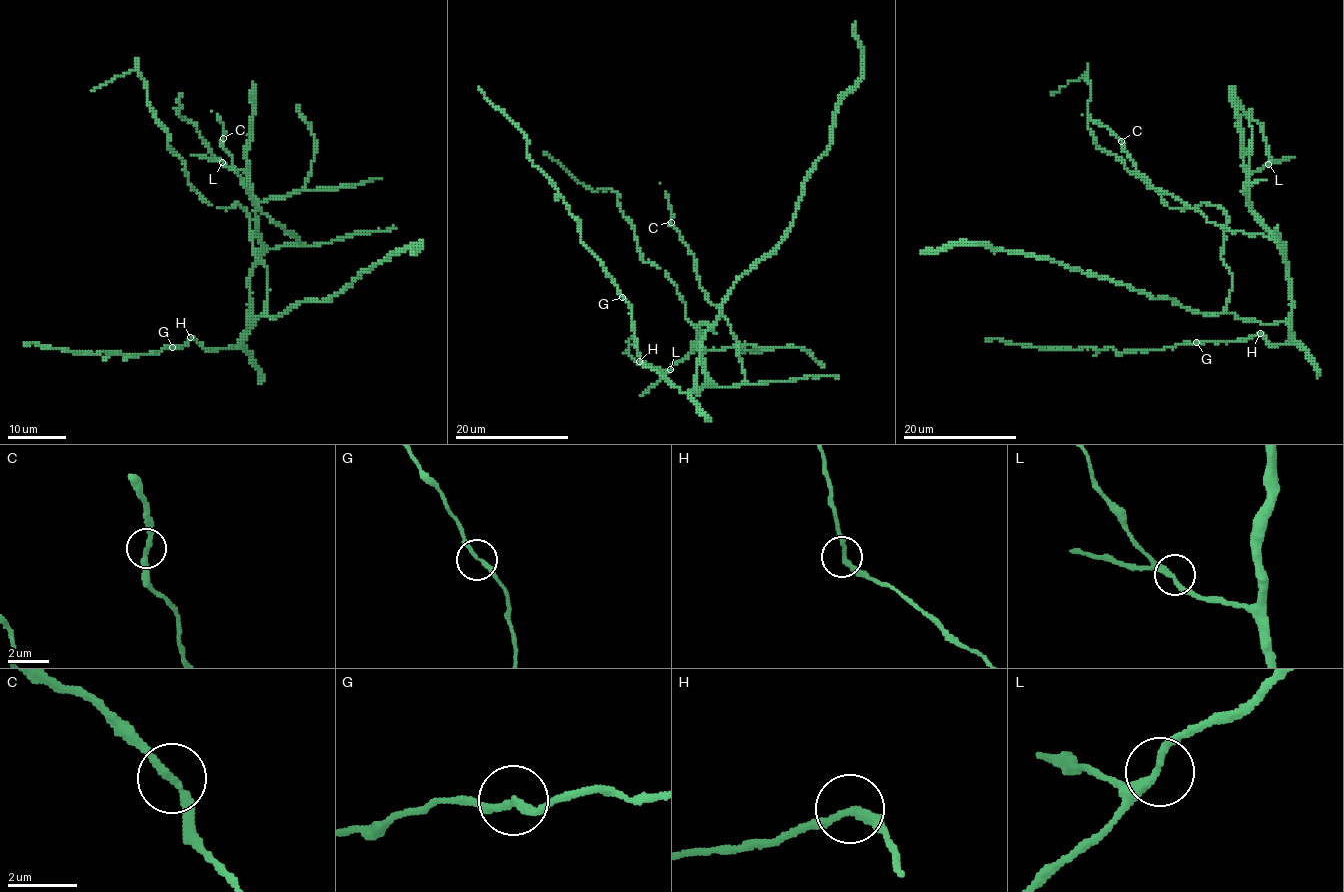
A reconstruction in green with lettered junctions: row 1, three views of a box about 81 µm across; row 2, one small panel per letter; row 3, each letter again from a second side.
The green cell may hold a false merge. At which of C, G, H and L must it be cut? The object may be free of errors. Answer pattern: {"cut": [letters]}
{"cut": []}

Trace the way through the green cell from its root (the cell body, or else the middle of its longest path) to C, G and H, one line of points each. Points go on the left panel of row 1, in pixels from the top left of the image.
C: (253, 324), (250, 327), (247, 323), (253, 263), (265, 251), (300, 242), (252, 201), (222, 138)
G: (253, 324), (247, 327), (246, 336), (236, 346), (206, 349), (193, 339), (184, 346), (173, 346)
H: (253, 324), (247, 327), (246, 336), (230, 348), (206, 349), (190, 337)

